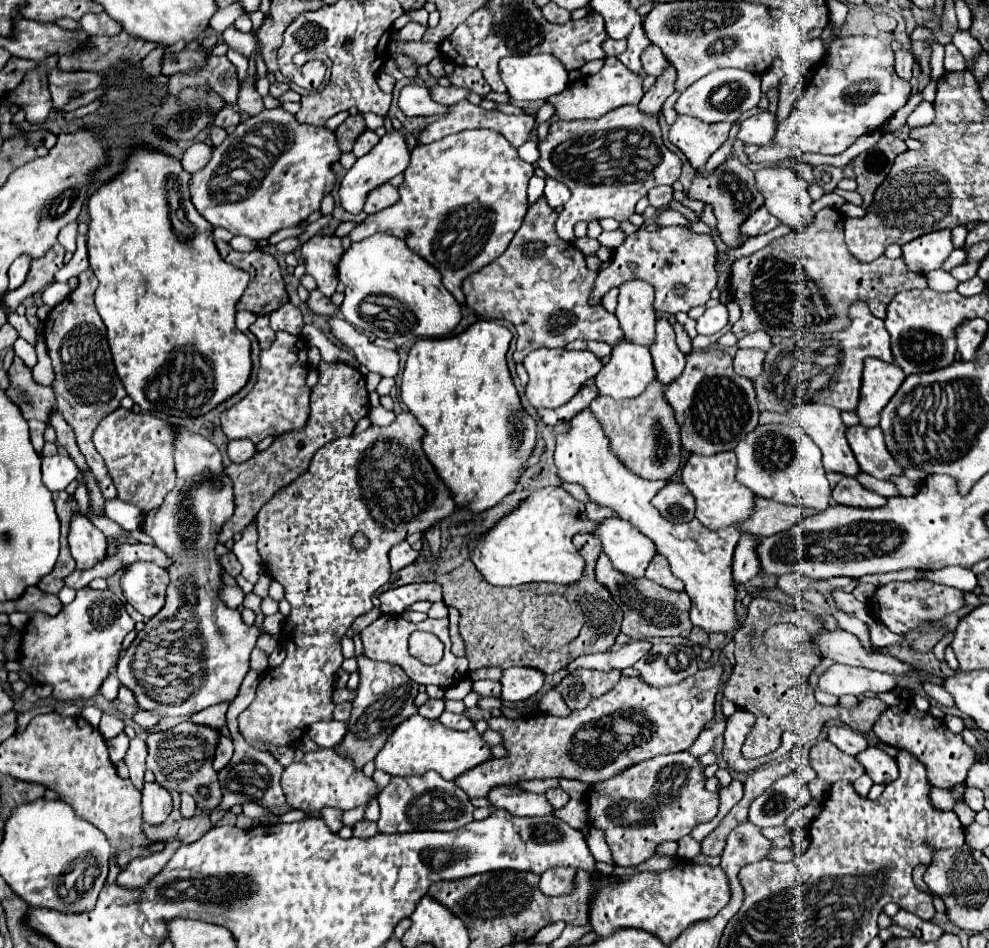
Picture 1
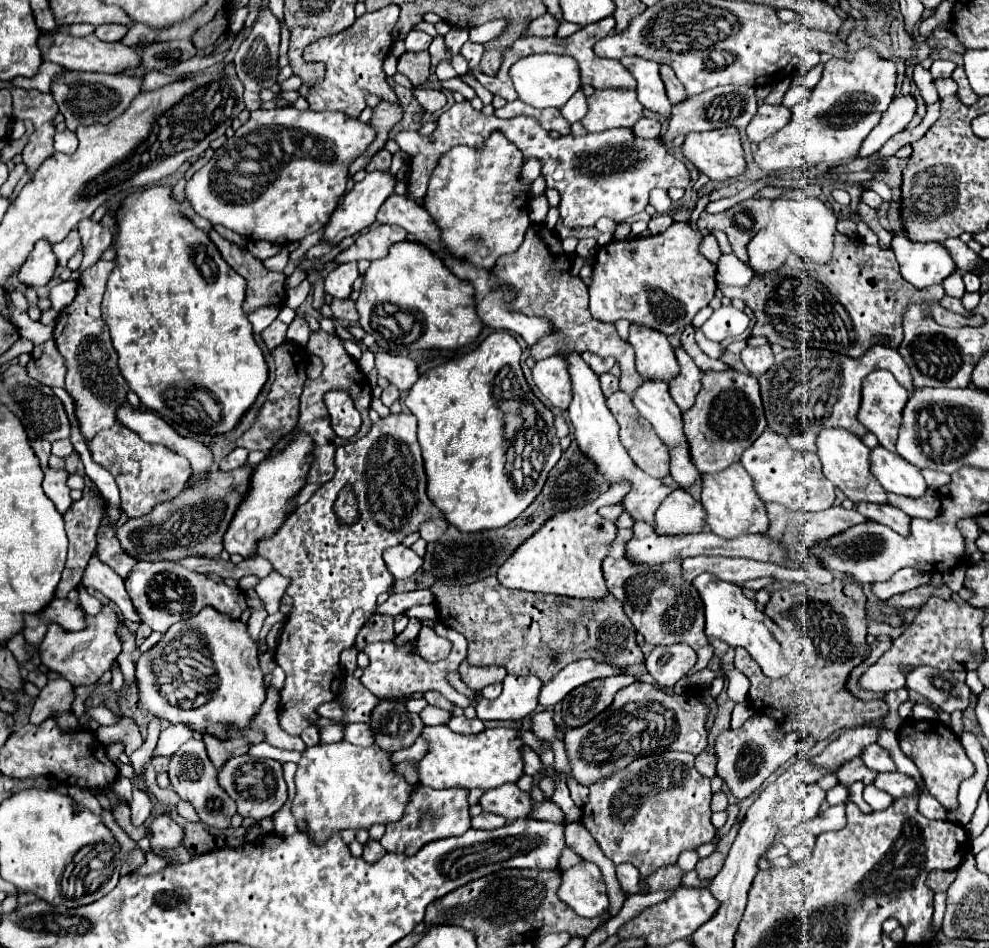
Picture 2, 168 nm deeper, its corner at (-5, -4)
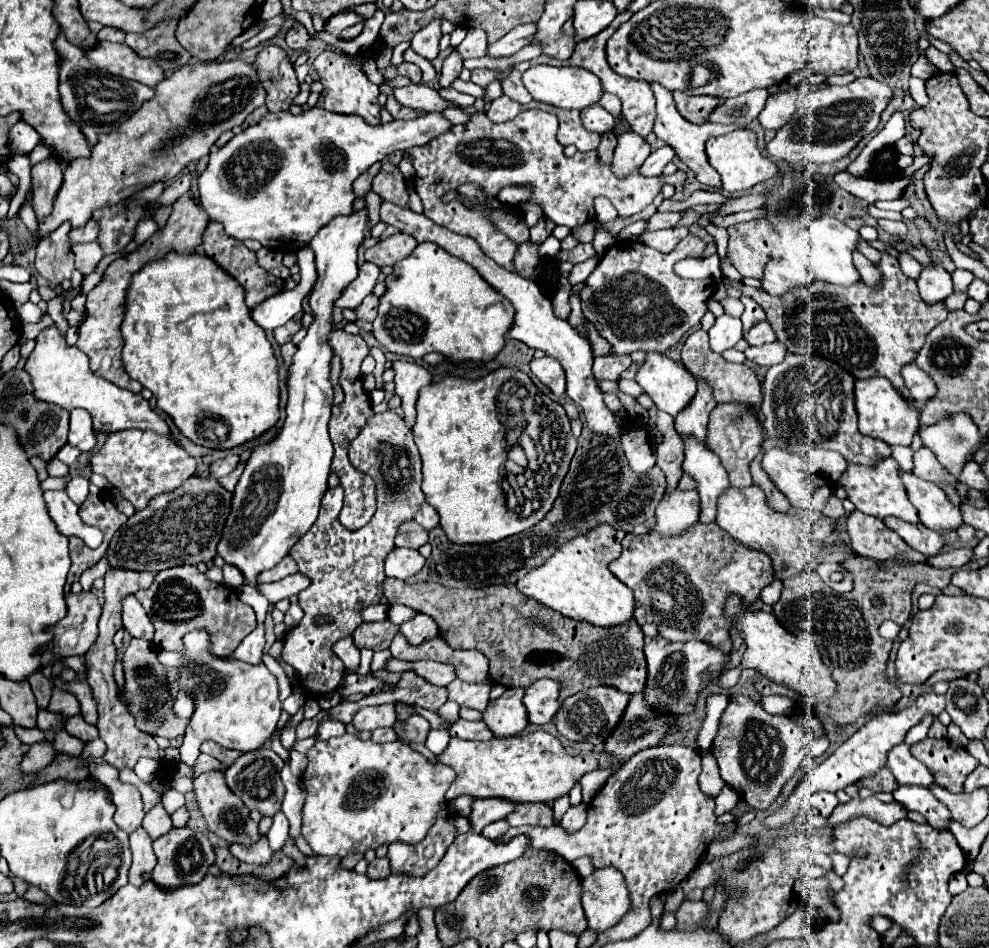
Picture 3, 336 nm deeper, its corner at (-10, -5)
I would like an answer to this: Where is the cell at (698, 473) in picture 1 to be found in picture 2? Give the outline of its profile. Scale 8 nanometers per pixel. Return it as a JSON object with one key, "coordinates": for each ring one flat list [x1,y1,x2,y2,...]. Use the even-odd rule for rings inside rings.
{"coordinates":[[741,461,731,463,725,471,701,475,701,505,707,513,705,523,711,533,725,539,733,539,747,533,763,533,769,525,765,503,757,497,751,477,741,467]]}

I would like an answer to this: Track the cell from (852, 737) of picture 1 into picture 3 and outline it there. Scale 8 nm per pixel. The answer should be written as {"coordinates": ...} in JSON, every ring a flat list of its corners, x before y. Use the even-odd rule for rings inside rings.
{"coordinates":[[906,744,894,746,890,750,886,766,892,770,900,784,914,784,924,788,930,788,930,784,934,784,932,772,910,754,910,748]]}

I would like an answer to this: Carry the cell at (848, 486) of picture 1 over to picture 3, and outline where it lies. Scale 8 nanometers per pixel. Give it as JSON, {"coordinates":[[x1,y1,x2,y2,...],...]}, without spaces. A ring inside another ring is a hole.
{"coordinates":[[886,518,884,524,892,528,898,536,902,536,902,540,906,540,912,548,916,548,926,556,936,556,944,548,942,536,938,536,930,528,924,528,924,524,908,524,898,518]]}

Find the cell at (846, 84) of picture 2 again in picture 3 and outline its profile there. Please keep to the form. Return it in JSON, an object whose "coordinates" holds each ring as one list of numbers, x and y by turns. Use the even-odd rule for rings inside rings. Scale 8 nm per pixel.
{"coordinates":[[868,76,856,78,848,86,816,88,798,102,792,120,788,120,786,126,776,132,766,150,774,160,784,160,788,164,836,162,844,158,866,134,870,134,878,126,880,114,890,100,890,86]]}

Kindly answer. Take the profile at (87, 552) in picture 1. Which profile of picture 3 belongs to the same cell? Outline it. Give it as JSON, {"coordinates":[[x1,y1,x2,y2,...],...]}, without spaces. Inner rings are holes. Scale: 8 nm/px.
{"coordinates":[[126,596,126,600,122,602,122,618,124,618,122,620,124,628,130,632,132,638,142,638,148,642,152,640,154,626,150,624,146,610,134,596]]}

